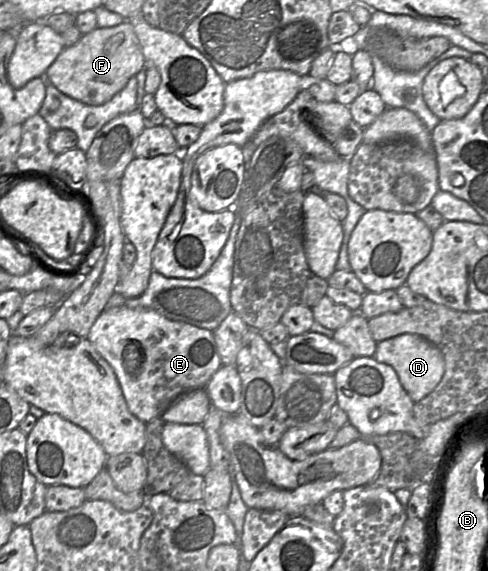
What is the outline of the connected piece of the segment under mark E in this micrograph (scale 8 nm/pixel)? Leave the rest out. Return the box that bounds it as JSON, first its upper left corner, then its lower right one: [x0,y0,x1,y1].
[86,305,222,424]

